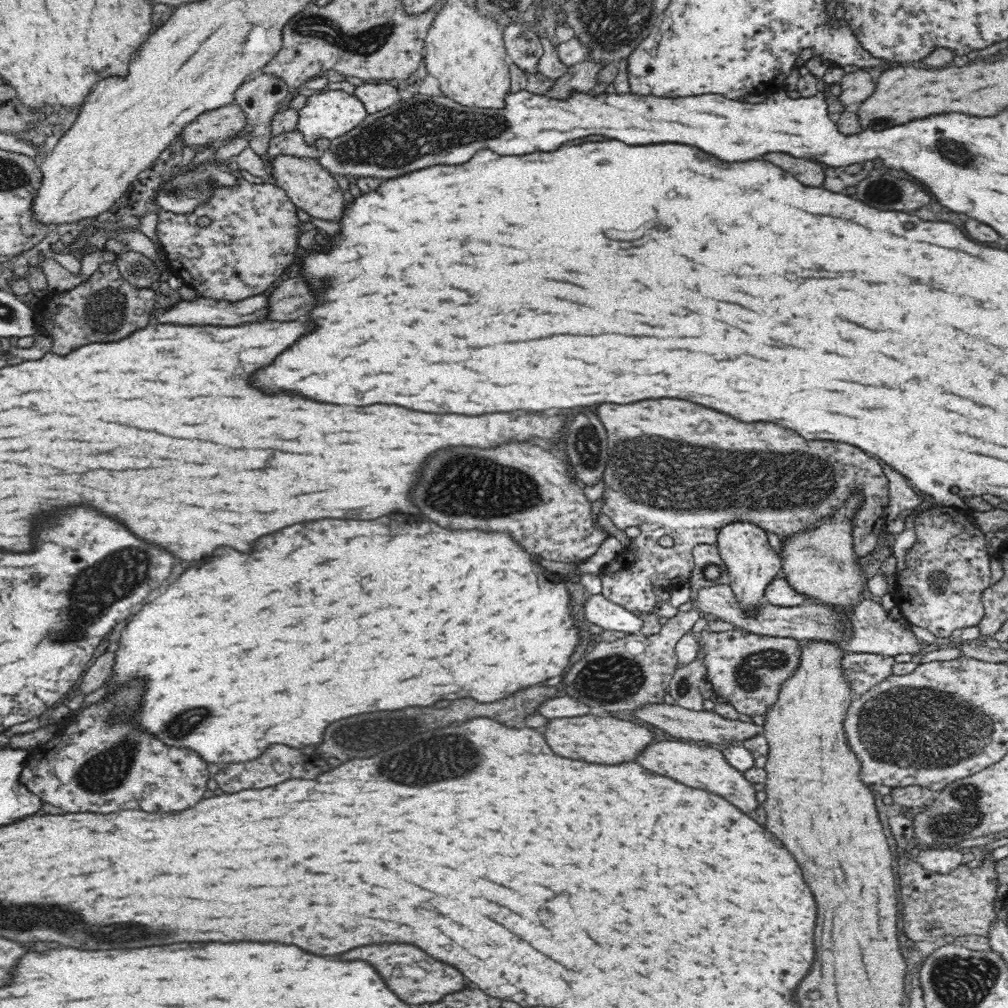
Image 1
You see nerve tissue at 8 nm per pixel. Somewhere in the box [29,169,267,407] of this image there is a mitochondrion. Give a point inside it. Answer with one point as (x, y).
(104, 309)

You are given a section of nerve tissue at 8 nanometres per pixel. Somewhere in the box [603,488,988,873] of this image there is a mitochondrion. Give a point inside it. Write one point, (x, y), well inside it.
(964, 813)

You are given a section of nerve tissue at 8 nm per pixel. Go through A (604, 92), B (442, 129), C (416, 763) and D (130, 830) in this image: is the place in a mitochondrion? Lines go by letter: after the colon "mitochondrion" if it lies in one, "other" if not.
A: other
B: mitochondrion
C: mitochondrion
D: other

